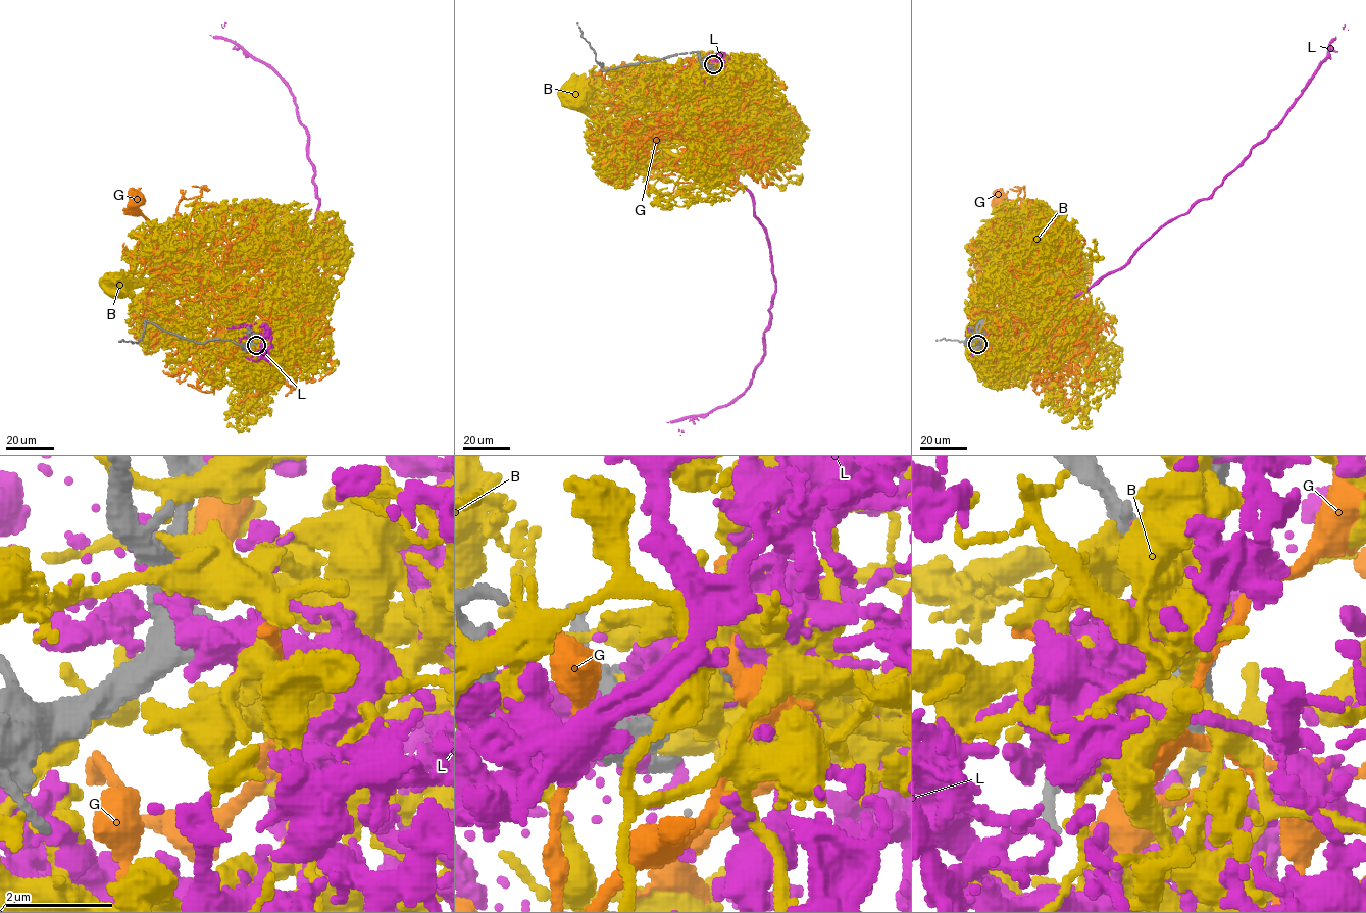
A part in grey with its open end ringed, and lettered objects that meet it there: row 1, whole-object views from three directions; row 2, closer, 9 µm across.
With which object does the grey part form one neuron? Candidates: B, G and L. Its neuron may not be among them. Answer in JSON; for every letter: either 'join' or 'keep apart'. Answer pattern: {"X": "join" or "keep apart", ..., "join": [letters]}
{"B": "keep apart", "G": "keep apart", "L": "keep apart", "join": []}

